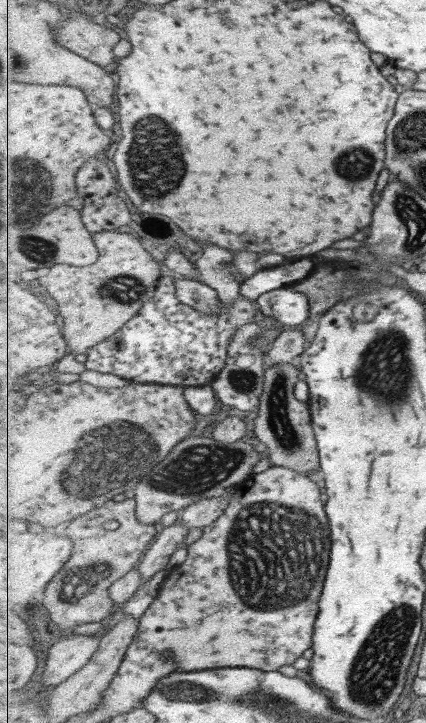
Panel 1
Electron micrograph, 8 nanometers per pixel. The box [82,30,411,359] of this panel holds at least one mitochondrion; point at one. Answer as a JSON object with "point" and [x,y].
{"point":[153,159]}

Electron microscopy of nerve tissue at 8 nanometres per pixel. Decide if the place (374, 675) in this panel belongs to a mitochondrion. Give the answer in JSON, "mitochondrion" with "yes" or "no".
{"mitochondrion":"yes"}

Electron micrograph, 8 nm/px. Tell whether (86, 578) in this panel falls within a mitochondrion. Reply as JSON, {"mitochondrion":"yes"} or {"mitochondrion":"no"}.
{"mitochondrion":"yes"}

